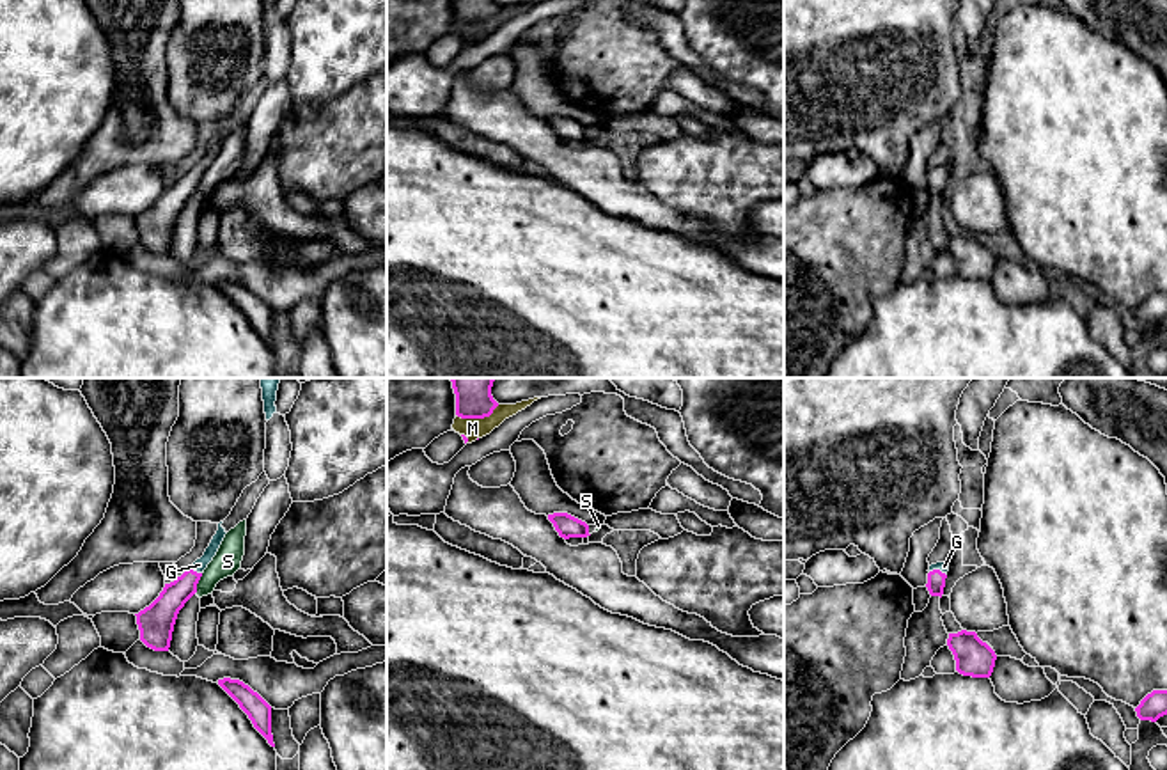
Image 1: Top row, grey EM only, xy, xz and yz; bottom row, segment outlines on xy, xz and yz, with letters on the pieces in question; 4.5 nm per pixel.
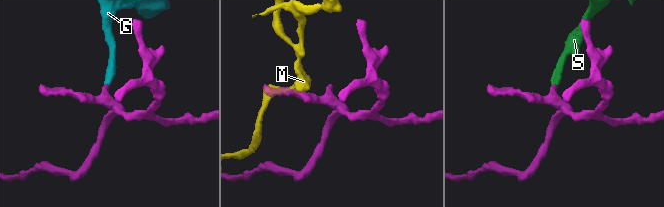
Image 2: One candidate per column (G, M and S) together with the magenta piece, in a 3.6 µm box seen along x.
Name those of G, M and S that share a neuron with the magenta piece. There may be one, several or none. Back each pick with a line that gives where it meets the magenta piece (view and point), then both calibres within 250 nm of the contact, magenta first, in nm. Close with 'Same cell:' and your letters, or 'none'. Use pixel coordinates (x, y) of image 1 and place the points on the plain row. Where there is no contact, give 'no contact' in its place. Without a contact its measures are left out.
Same cell: none

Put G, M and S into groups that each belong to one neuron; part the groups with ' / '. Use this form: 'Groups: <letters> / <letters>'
Groups: G / M / S

